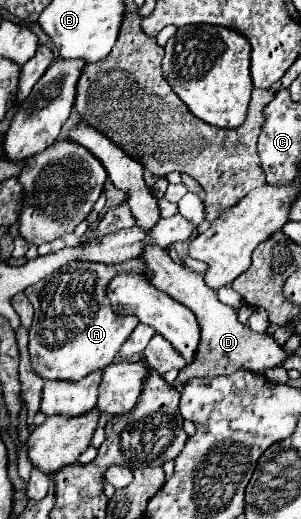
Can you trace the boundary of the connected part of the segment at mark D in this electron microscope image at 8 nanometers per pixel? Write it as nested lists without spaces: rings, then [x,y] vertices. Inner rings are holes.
[[[147,245],[143,247],[141,259],[145,263],[147,275],[151,275],[151,283],[169,293],[173,299],[177,299],[179,303],[183,303],[185,307],[189,307],[199,323],[201,329],[201,341],[199,341],[199,349],[195,353],[193,363],[189,363],[177,377],[177,383],[183,383],[185,379],[193,379],[193,377],[217,377],[217,375],[231,375],[237,369],[249,369],[249,371],[259,371],[259,369],[271,369],[277,367],[283,359],[285,353],[283,349],[275,343],[275,339],[271,335],[261,335],[251,331],[247,325],[241,325],[237,321],[237,313],[223,305],[215,291],[209,289],[203,283],[203,275],[189,269],[187,265],[175,263],[169,257],[169,251],[163,247],[155,247],[155,245]]]

